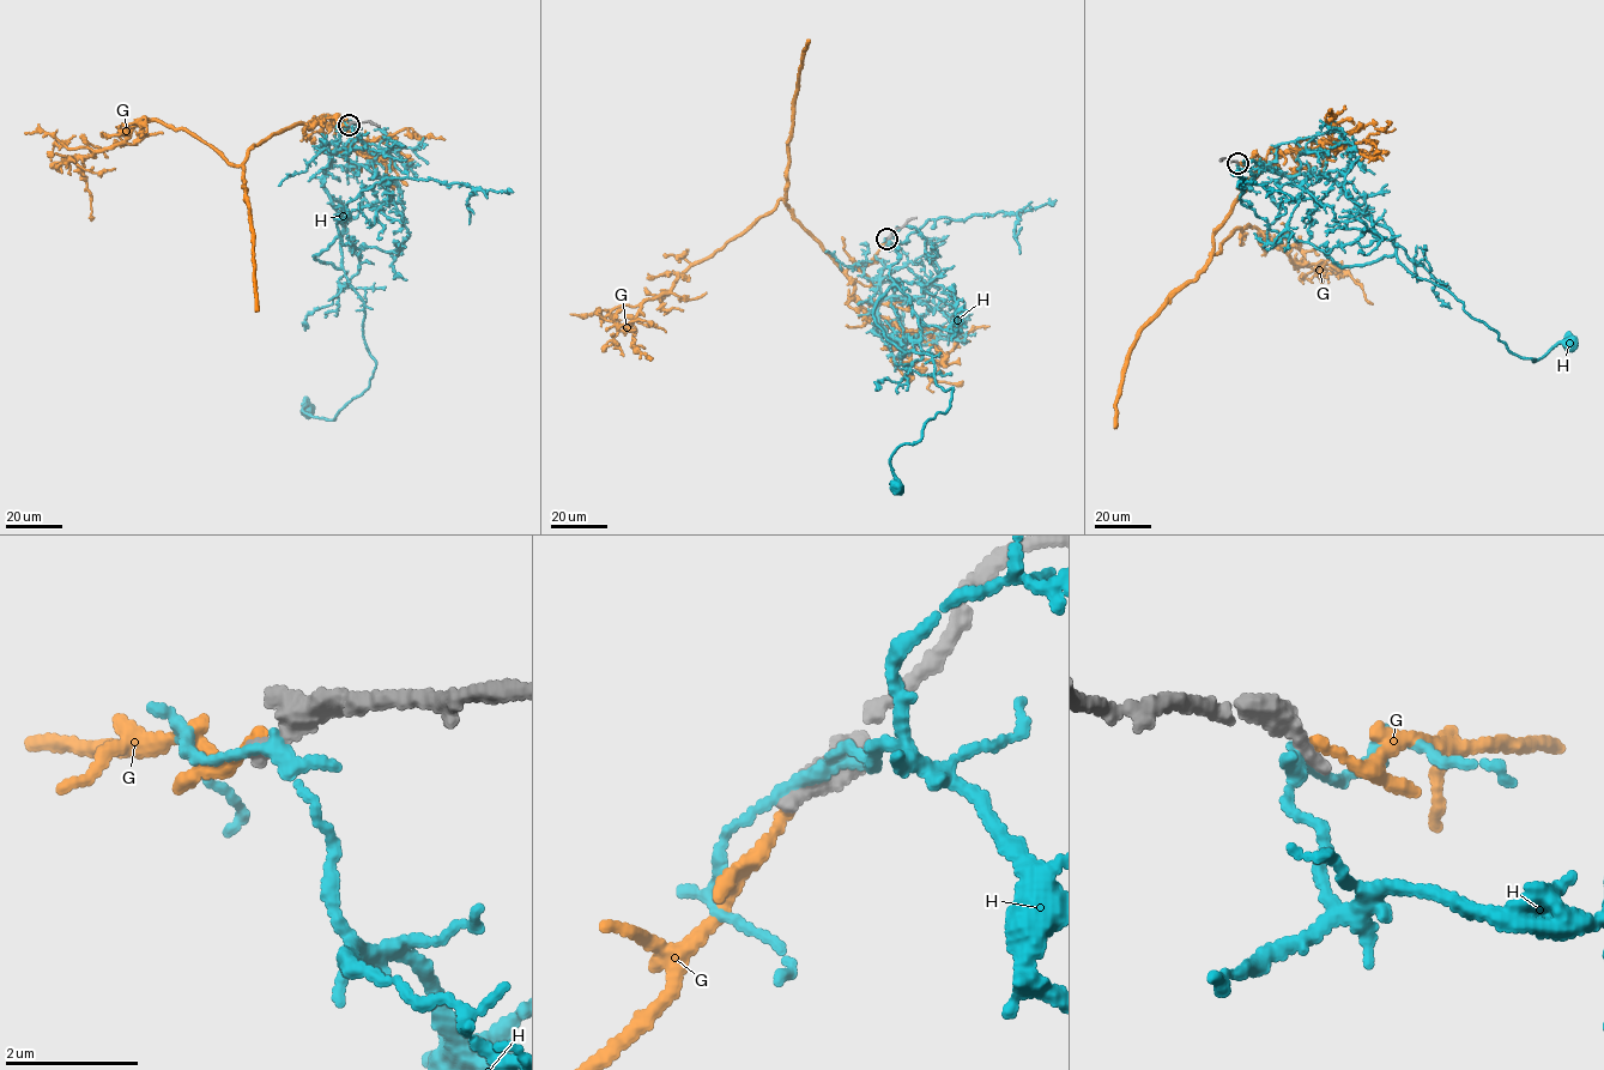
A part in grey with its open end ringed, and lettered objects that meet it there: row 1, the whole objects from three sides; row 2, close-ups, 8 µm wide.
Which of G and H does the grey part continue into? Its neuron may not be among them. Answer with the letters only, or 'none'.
none

